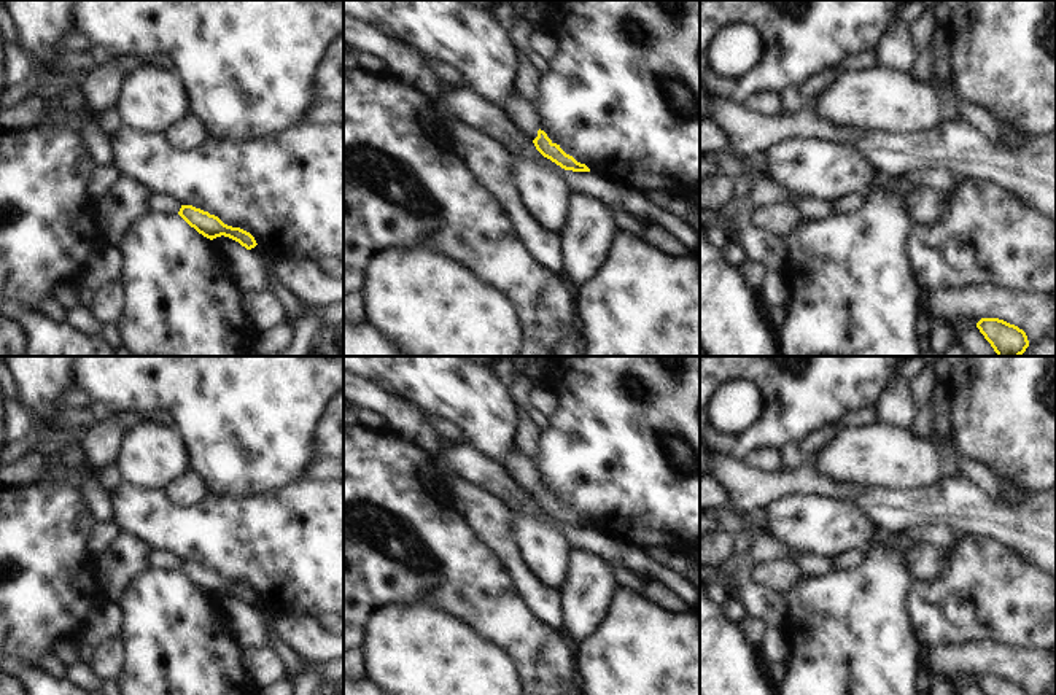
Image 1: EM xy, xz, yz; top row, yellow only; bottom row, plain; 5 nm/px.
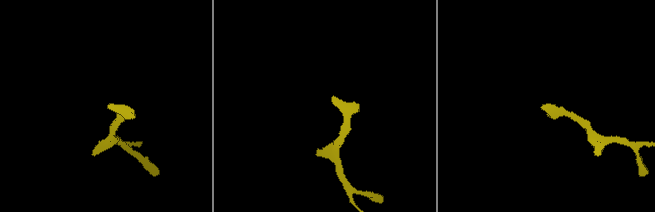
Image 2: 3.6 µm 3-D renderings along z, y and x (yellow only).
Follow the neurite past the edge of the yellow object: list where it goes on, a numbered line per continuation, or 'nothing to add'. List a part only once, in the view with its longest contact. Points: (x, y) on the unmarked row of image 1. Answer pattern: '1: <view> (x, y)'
1: xz (522, 471)

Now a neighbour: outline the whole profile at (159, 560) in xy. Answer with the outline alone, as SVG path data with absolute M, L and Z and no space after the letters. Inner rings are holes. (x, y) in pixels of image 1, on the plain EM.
M148 552L146 566L159 571L178 571L181 561L167 552Z

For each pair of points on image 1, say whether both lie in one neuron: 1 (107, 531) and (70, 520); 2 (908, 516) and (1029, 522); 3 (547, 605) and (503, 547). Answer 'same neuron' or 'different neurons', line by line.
1: different neurons
2: same neuron
3: same neuron

